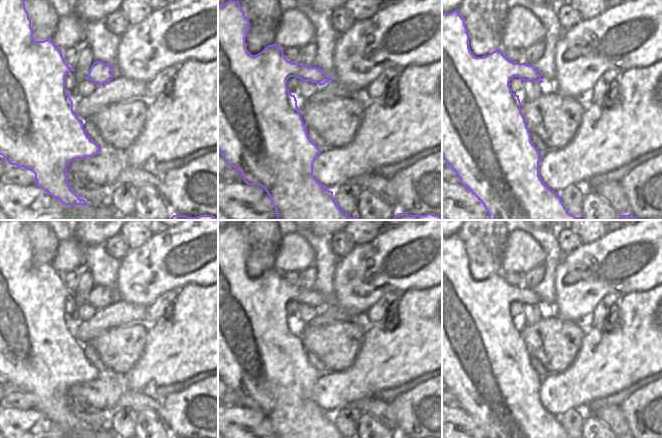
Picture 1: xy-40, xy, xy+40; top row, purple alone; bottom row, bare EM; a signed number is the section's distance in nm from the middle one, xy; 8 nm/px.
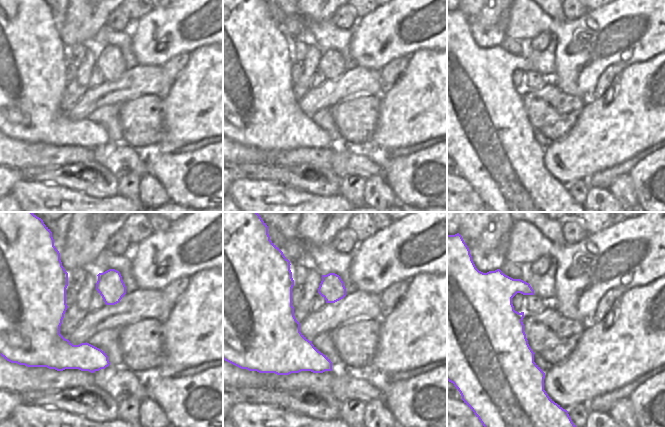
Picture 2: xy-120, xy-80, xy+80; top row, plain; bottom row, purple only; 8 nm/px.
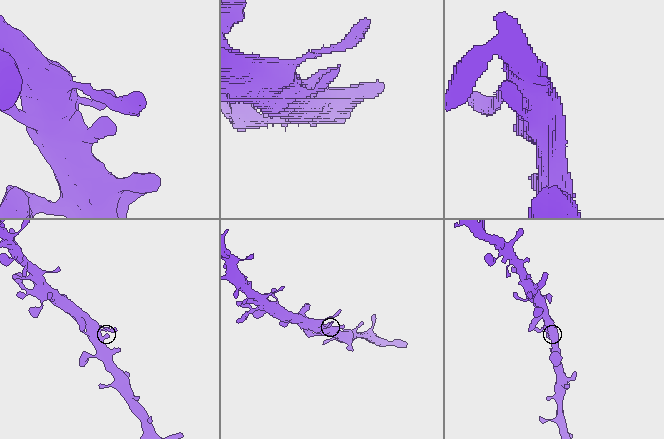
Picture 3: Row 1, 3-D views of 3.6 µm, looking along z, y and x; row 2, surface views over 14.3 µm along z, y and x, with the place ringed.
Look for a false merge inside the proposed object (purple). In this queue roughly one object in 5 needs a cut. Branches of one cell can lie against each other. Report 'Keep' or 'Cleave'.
Keep

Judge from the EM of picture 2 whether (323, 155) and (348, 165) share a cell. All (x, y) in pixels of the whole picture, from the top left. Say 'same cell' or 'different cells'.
different cells

